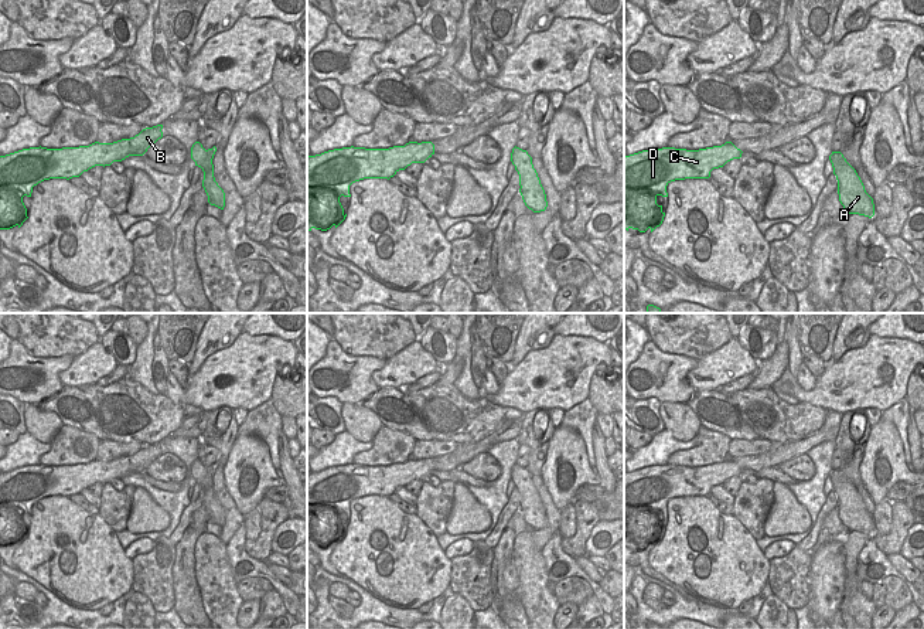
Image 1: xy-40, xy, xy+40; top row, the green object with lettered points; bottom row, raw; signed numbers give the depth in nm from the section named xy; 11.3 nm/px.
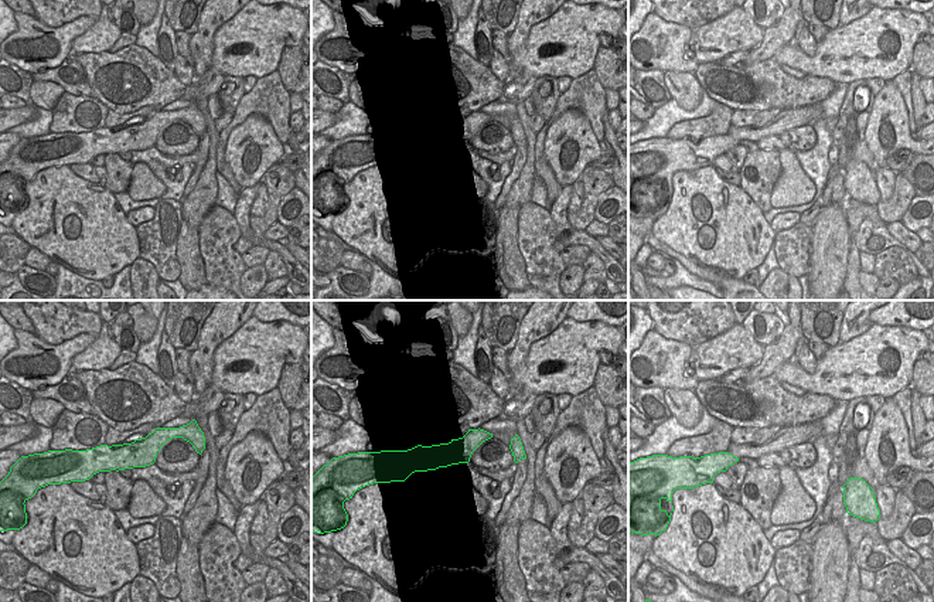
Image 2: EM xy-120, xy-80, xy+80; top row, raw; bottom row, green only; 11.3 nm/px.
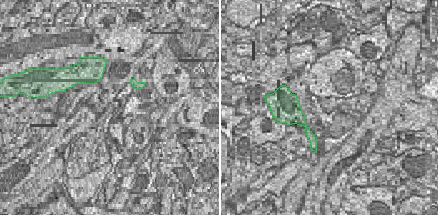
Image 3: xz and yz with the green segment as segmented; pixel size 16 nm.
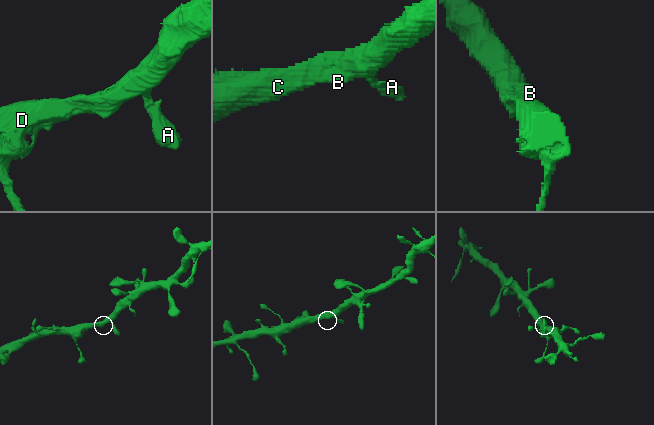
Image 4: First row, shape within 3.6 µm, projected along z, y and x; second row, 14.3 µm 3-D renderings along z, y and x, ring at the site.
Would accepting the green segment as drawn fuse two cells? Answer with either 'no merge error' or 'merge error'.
no merge error

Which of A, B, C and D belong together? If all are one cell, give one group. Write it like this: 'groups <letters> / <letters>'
groups A B C D

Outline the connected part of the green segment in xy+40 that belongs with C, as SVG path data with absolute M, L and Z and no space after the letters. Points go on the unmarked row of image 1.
M732 459L699 468L675 465L648 466L624 473L624 547L651 550L664 538L657 514L668 514L666 503L675 497L709 496L713 486L741 475Z

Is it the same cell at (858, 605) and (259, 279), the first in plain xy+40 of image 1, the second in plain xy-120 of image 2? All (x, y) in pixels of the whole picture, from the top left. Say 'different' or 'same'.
different

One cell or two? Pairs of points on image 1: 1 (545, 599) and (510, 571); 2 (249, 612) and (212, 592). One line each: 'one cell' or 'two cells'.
1: two cells
2: two cells

